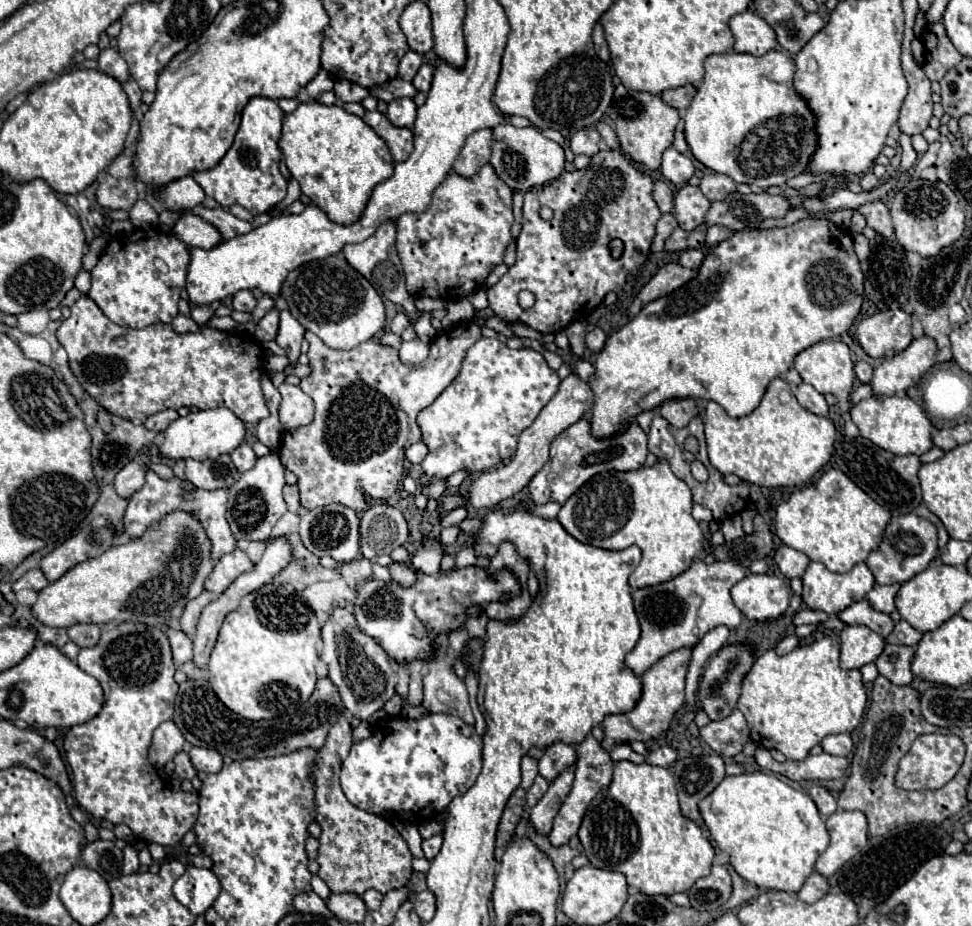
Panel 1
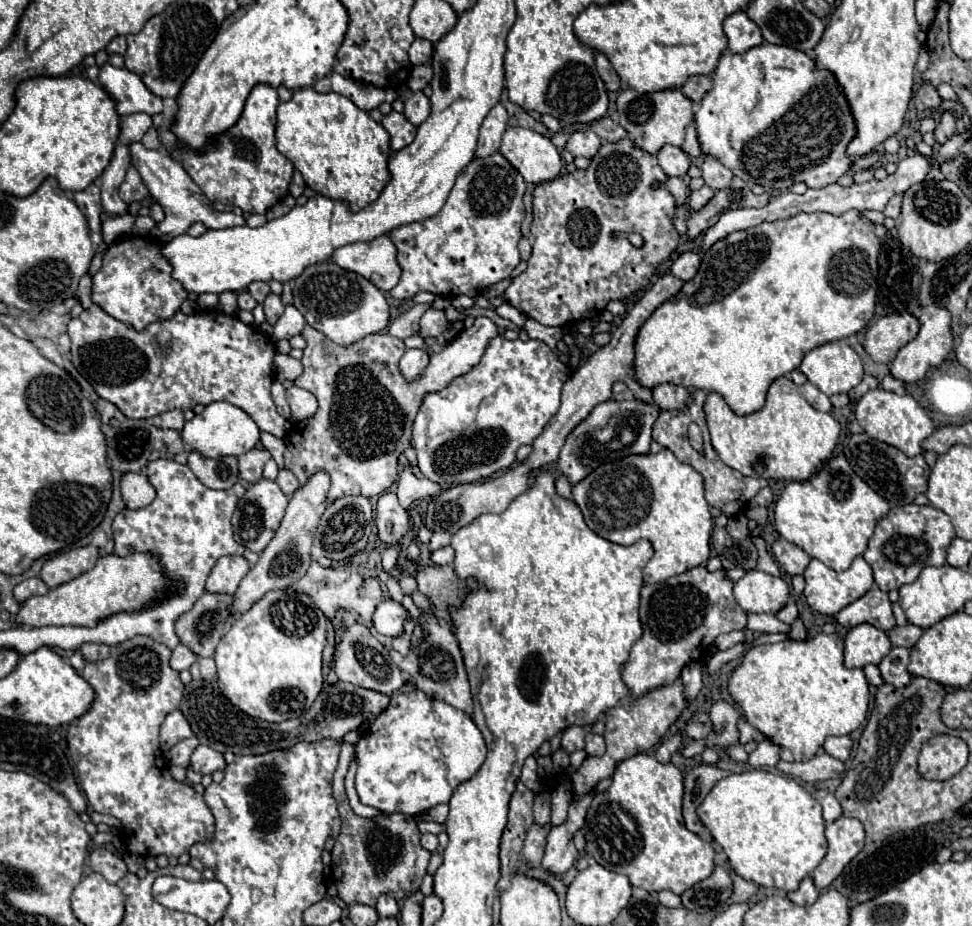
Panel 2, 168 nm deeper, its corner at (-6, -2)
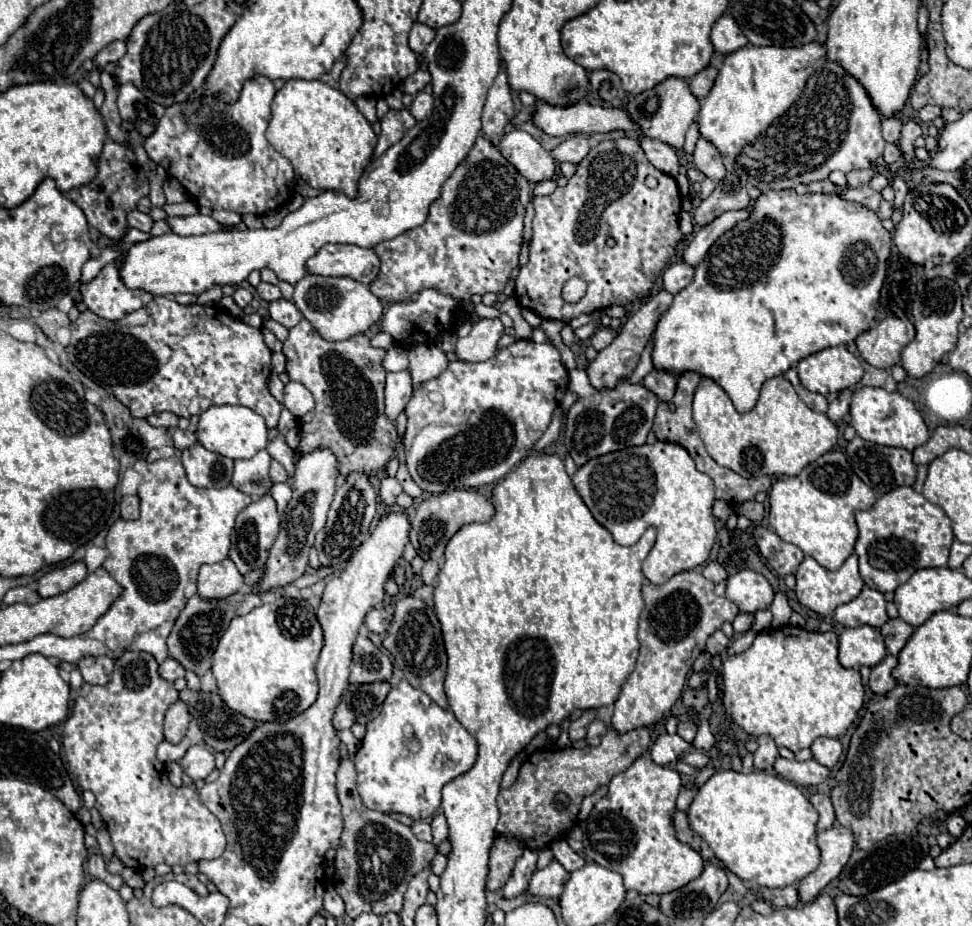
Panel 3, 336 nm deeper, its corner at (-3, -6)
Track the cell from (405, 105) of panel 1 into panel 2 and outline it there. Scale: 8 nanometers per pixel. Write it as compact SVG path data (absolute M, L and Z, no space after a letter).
M413 92L409 98L405 98L405 110L403 110L403 114L405 114L405 118L407 118L411 124L419 126L419 124L425 122L427 116L429 116L427 108L429 108L427 96L425 96L423 92Z

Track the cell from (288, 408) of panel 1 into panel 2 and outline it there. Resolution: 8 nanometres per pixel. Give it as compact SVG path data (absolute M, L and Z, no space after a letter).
M291 386L287 390L287 402L291 406L291 422L301 422L317 412L317 400L311 392Z

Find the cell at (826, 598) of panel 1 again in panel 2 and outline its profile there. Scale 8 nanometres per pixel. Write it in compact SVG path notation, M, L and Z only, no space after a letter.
M863 556L855 558L855 562L851 564L851 568L845 570L845 572L835 572L831 568L827 568L823 562L811 560L803 576L805 576L805 592L803 594L807 598L807 604L813 610L817 610L821 614L829 614L829 616L835 616L847 604L855 602L859 596L863 596L865 592L869 592L869 588L875 584L871 566L863 560Z

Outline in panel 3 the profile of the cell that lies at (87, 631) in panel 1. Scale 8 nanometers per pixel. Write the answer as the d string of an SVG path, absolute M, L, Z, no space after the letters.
M108 656L100 658L82 658L78 662L78 670L84 676L84 682L96 684L96 686L106 686L110 682L112 670L114 670L114 660Z

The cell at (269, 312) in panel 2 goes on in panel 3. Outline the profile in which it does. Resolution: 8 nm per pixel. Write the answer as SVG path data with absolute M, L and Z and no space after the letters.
M260 282L260 284L256 286L256 292L258 292L258 296L260 296L262 300L278 300L278 298L282 298L278 286L266 284L266 282Z

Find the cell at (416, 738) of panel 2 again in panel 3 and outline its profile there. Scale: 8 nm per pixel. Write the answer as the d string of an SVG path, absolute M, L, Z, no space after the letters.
M402 680L388 692L376 720L366 724L362 748L354 756L358 792L370 810L394 810L414 820L428 818L440 808L442 786L458 774L468 772L476 754L476 738L456 716Z

